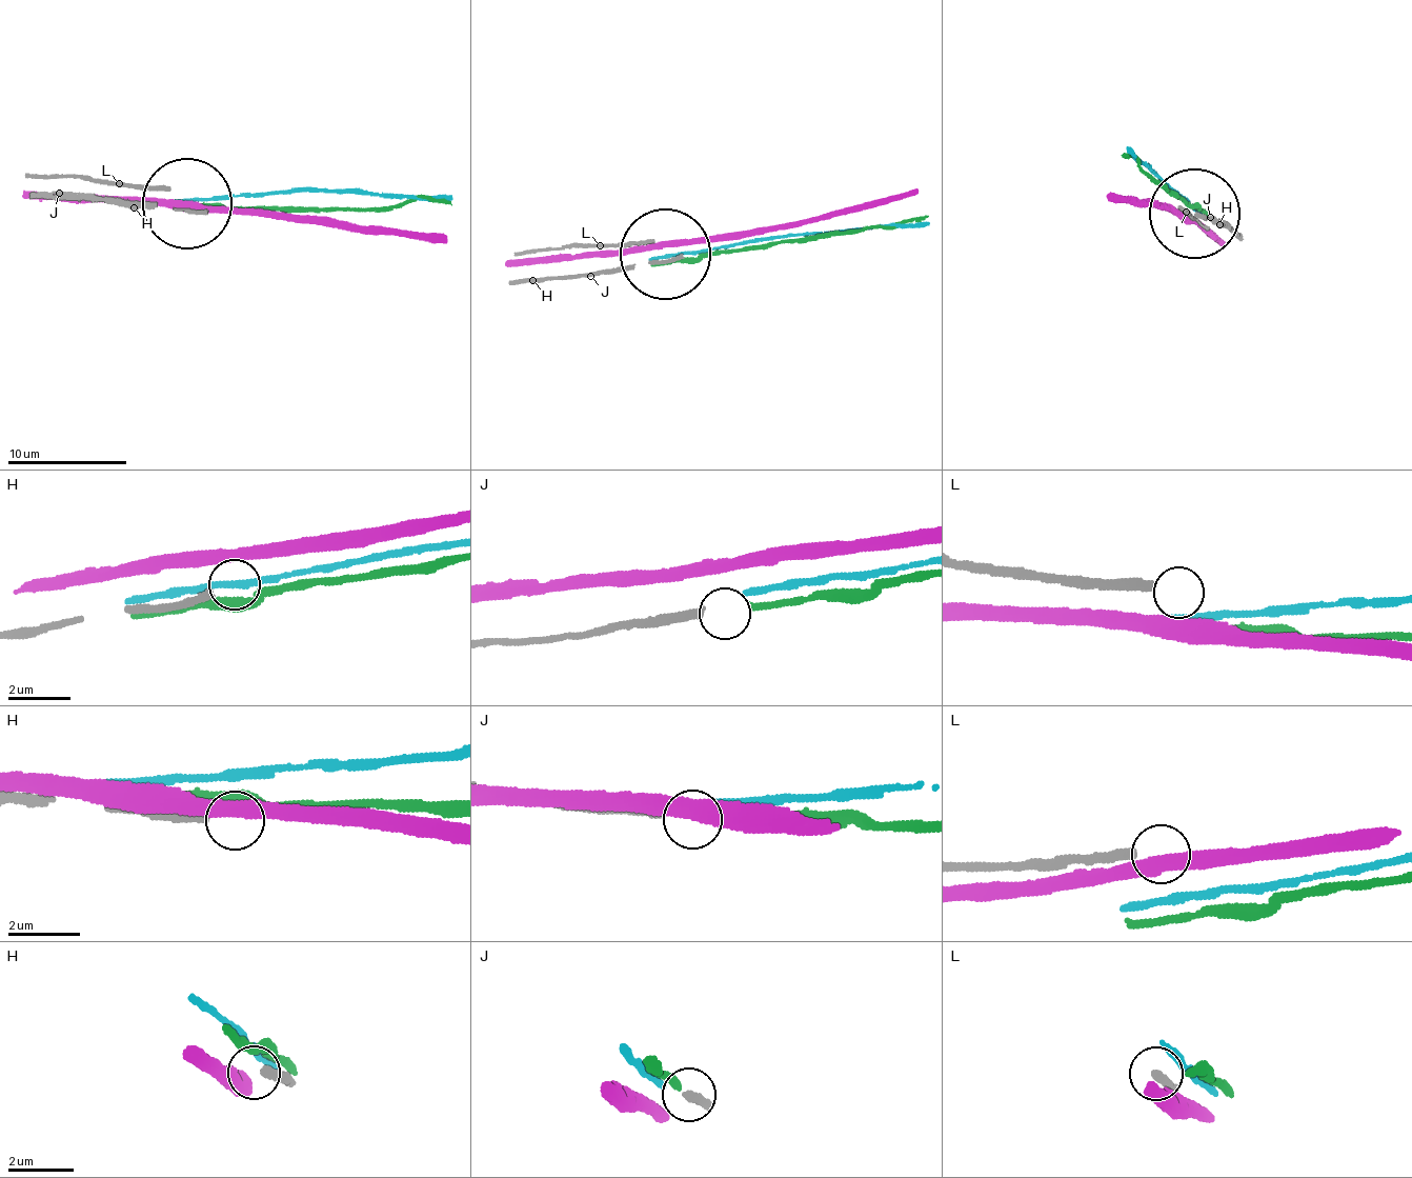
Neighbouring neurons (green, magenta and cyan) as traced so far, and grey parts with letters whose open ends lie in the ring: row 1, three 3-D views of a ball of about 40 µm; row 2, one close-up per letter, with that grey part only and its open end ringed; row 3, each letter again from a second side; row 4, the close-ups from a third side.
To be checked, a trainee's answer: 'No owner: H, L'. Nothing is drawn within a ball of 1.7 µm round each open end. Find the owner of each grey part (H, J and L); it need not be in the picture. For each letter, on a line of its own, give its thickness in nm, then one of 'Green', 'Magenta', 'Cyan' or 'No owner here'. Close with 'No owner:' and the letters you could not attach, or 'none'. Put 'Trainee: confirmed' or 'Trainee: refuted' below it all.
H: Thickness 280 nm. No owner here
J: Thickness 280 nm. Green
L: Thickness 300 nm. No owner here
No owner: H, L
Trainee: confirmed

